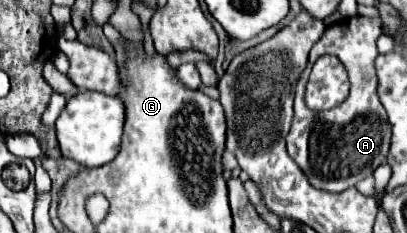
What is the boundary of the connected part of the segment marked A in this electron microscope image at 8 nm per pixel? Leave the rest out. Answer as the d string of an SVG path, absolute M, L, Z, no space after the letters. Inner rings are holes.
M343 18L341 22L329 26L323 38L311 48L309 64L301 74L294 97L294 116L291 130L287 134L287 152L307 174L309 182L327 192L343 192L345 188L355 186L359 180L373 174L377 166L385 162L391 142L391 126L387 120L387 112L377 96L377 72L375 58L379 56L377 38L383 34L381 18ZM323 54L337 56L351 82L351 92L345 104L339 104L333 110L313 112L305 104L305 88L309 79L311 66Z

